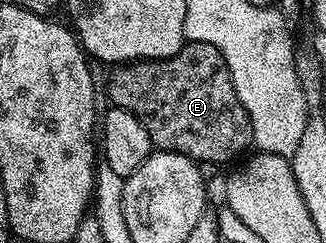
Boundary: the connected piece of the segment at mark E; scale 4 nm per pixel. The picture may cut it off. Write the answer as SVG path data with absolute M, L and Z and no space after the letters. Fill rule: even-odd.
M188 42L177 54L169 58L137 60L117 65L113 70L116 71L108 78L111 105L117 110L125 110L134 115L142 124L142 128L146 128L157 151L168 150L171 154L184 154L195 163L214 161L226 164L231 158L238 157L247 146L253 145L252 125L248 113L246 108L242 108L234 92L230 68L218 48L201 42Z

